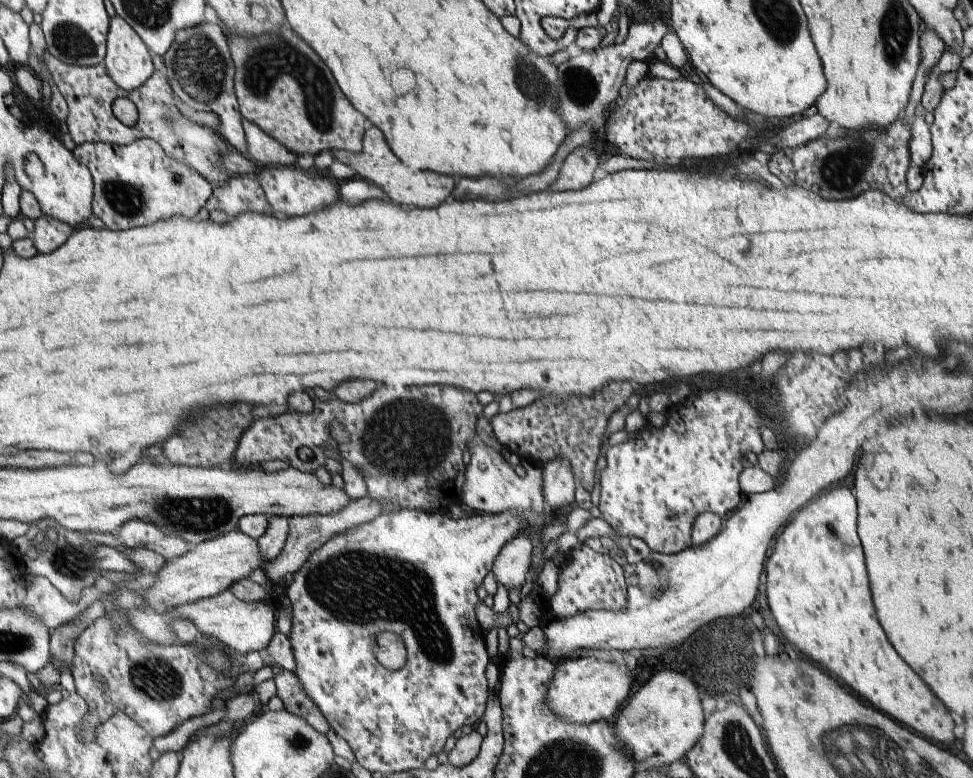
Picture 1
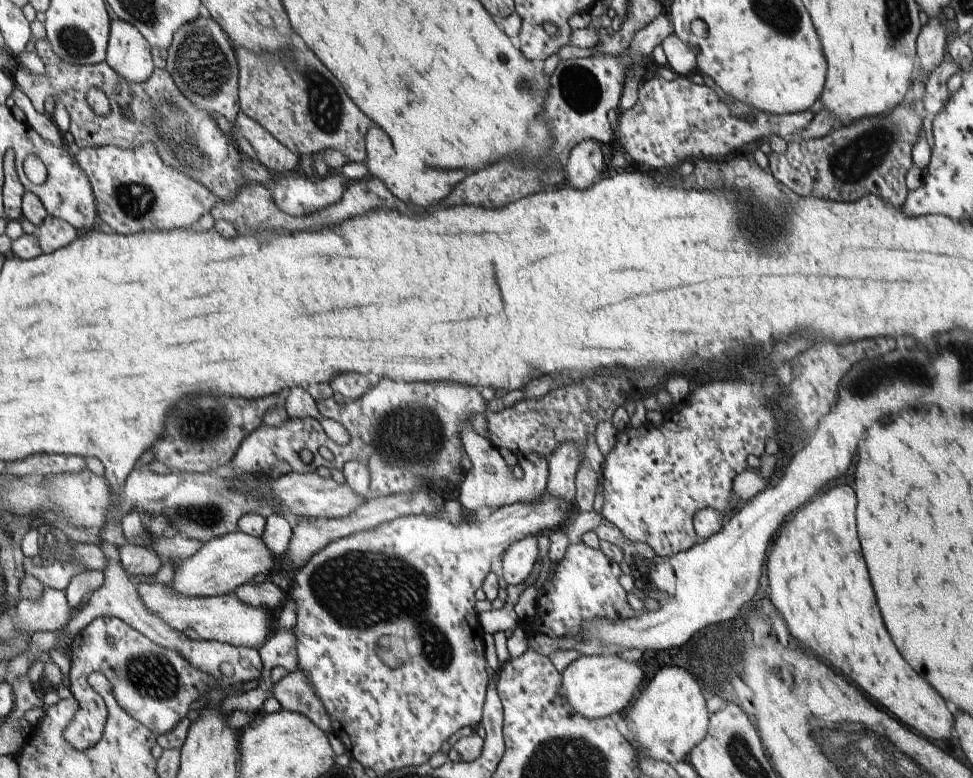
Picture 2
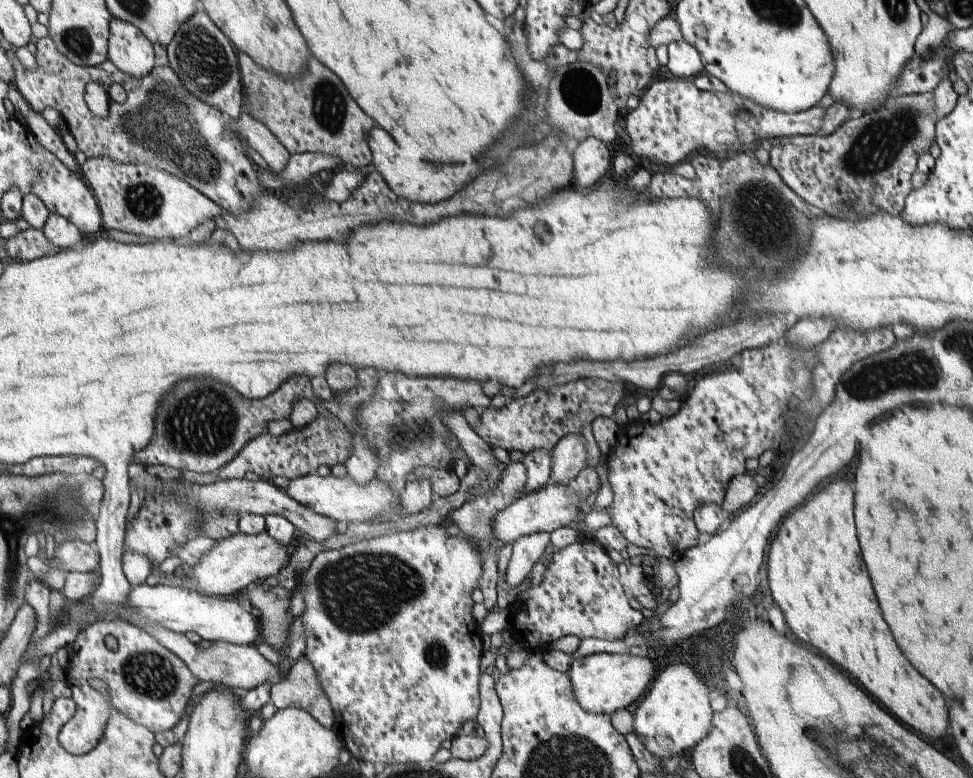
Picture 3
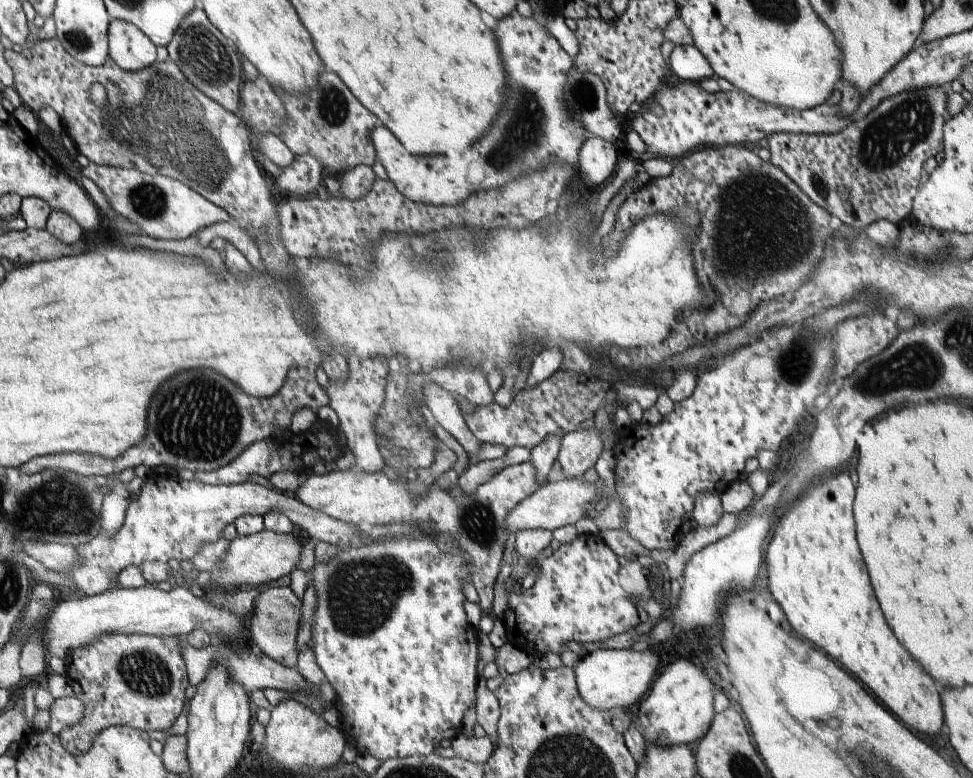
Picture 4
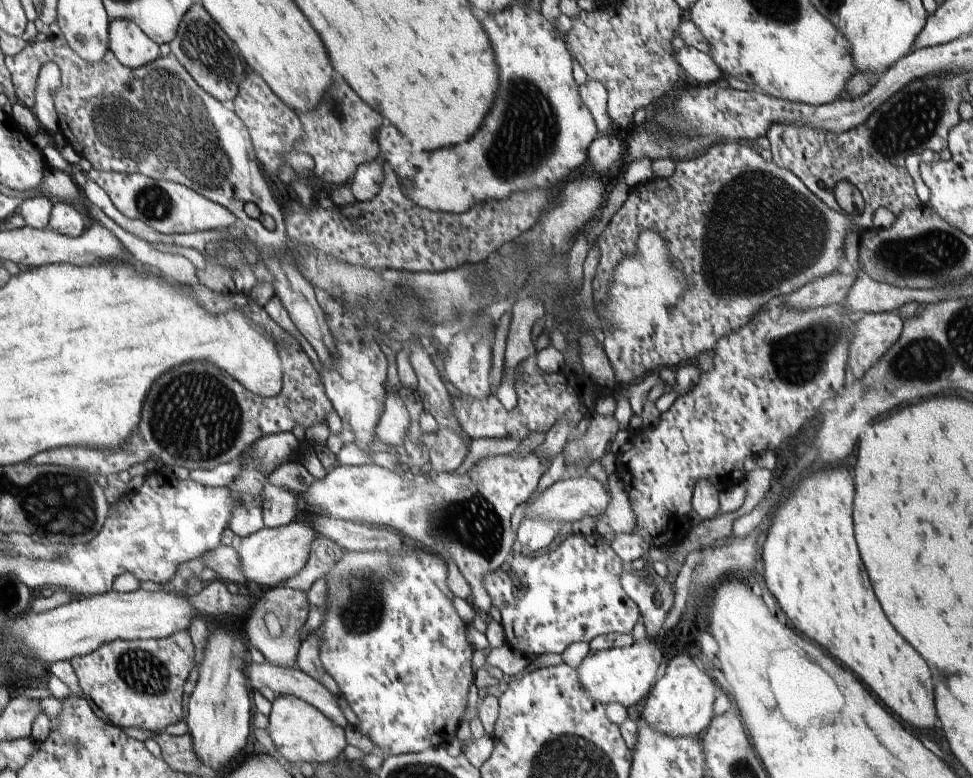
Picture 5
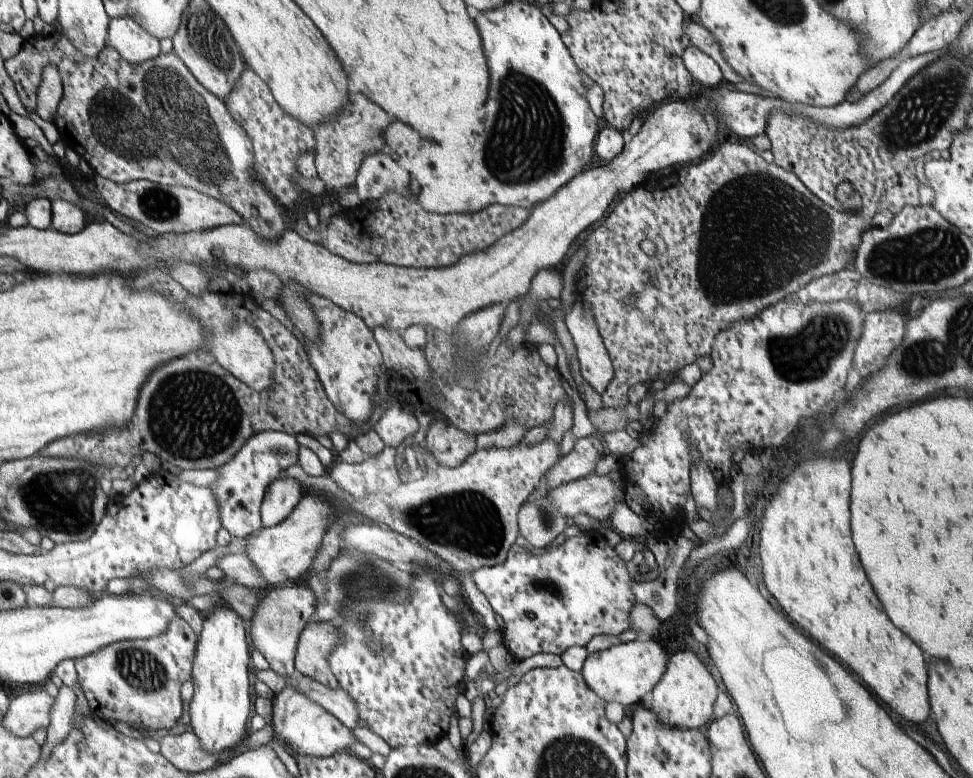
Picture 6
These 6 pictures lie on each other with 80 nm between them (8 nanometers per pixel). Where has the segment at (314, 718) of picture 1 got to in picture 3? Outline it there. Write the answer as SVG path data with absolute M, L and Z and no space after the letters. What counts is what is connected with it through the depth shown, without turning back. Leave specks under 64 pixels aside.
M306 655L294 662L282 682L271 686L269 695L269 700L277 709L304 709L318 719L320 724L332 728L335 714L318 673Z

